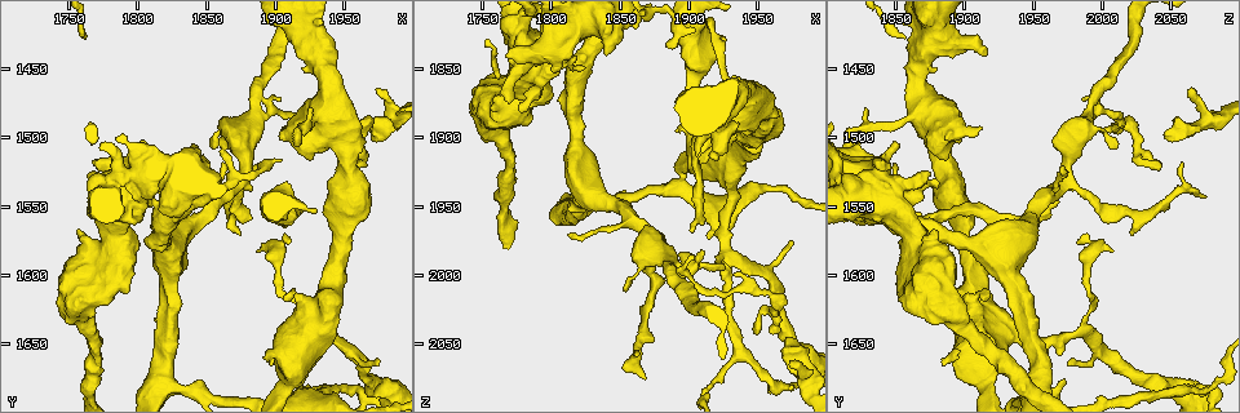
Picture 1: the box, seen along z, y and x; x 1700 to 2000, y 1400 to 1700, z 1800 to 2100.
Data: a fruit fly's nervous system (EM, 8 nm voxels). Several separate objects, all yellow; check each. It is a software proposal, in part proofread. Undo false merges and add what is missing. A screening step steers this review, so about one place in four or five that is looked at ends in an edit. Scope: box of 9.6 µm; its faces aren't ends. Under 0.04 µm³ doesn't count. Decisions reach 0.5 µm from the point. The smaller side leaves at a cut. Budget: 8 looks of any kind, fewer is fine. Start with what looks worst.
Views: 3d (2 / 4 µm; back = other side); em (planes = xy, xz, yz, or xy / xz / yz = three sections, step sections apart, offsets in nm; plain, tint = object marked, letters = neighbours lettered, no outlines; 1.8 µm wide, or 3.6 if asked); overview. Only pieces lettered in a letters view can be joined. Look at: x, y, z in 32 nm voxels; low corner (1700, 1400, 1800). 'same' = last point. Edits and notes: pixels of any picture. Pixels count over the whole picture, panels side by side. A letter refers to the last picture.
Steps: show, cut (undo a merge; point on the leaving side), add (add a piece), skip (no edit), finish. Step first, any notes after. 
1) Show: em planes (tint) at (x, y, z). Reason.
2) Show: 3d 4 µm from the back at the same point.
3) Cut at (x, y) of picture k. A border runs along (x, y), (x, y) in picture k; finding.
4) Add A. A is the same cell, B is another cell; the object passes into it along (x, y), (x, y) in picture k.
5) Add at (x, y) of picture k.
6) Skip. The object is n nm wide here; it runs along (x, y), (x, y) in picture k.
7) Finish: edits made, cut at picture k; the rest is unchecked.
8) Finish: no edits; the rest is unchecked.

Show: 3d 2 µm at (1916, 1674, 1908). Touches itself.

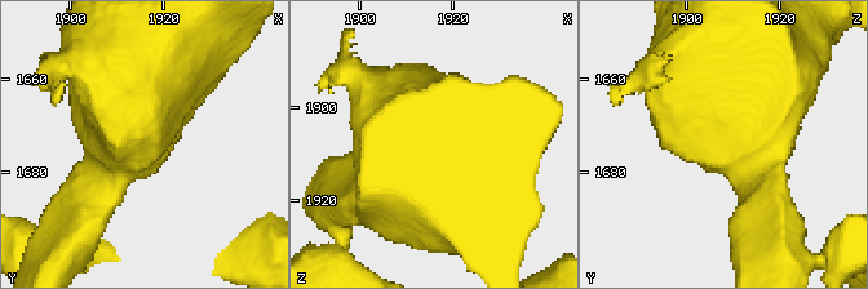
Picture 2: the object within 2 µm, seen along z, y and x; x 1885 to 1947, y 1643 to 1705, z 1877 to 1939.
Show: em xy step 8 (tint) at (1916, 1673, 1906). The arms are 240, 600 nm wide; now the EM.

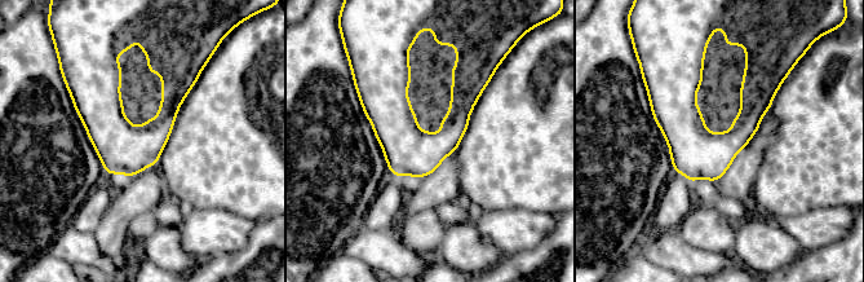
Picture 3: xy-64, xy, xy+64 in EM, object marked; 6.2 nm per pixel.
Show: em xy step 8 (letters) at the same point. See the neighbours.

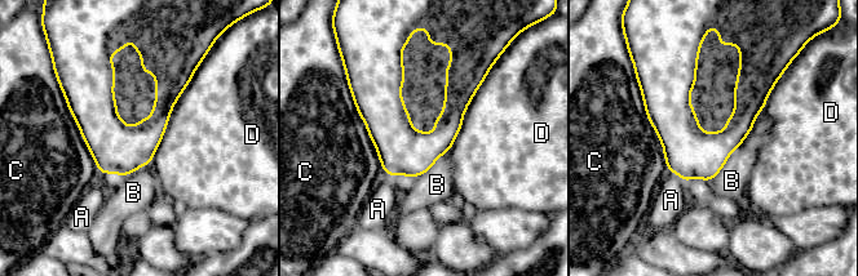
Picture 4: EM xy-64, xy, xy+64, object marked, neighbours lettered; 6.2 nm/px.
Skip. A, B, C and D are other cells; a border runs along (761, 110), (746, 138), (707, 181) in picture 4; all the same cell.

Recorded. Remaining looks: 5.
Show: em 3.6 µm xz step 16 (letters) at (1978, 1464, 2066). An open end.

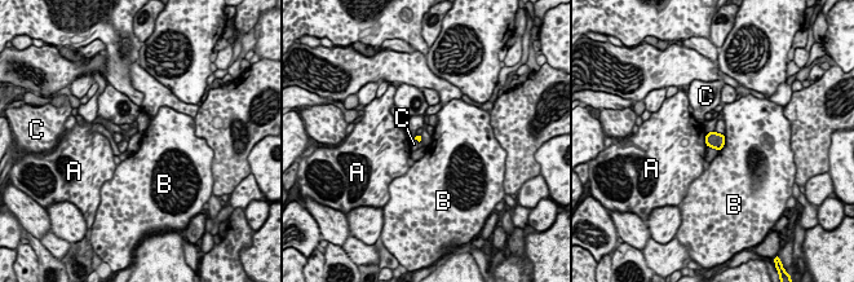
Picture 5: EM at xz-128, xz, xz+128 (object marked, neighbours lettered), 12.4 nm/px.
Show: em 3.6 µm planes (letters) at the same point. Cut it another way.

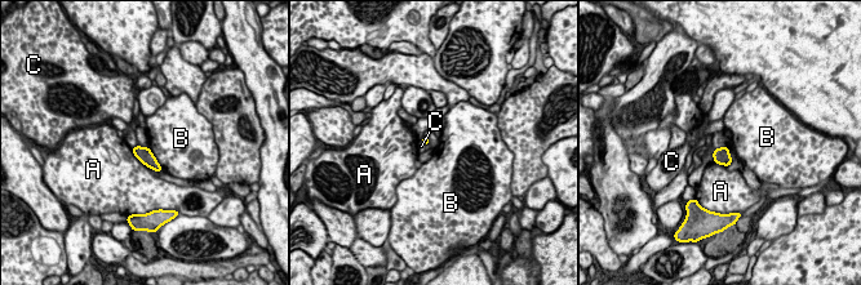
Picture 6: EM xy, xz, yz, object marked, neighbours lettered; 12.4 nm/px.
Skip. A, B and C are other cells; none of them fits.

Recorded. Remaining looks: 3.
Show: em 3.6 µm planes (letters) at (1904, 1472, 1988). Free end.

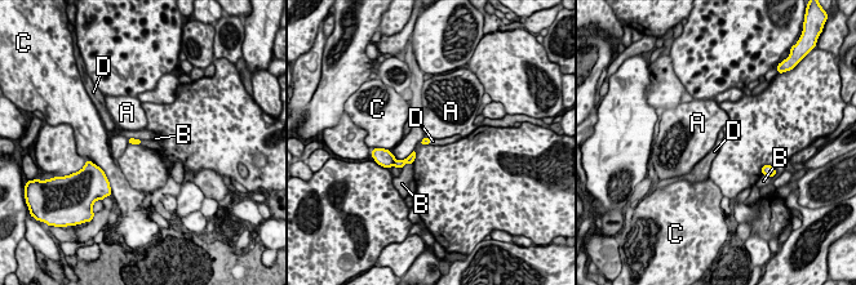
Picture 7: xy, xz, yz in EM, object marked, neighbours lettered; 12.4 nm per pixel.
Skip. A, B, C and D are other cells; none of them fits.

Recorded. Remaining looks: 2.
Finish: no edits; the rest is unchecked.

